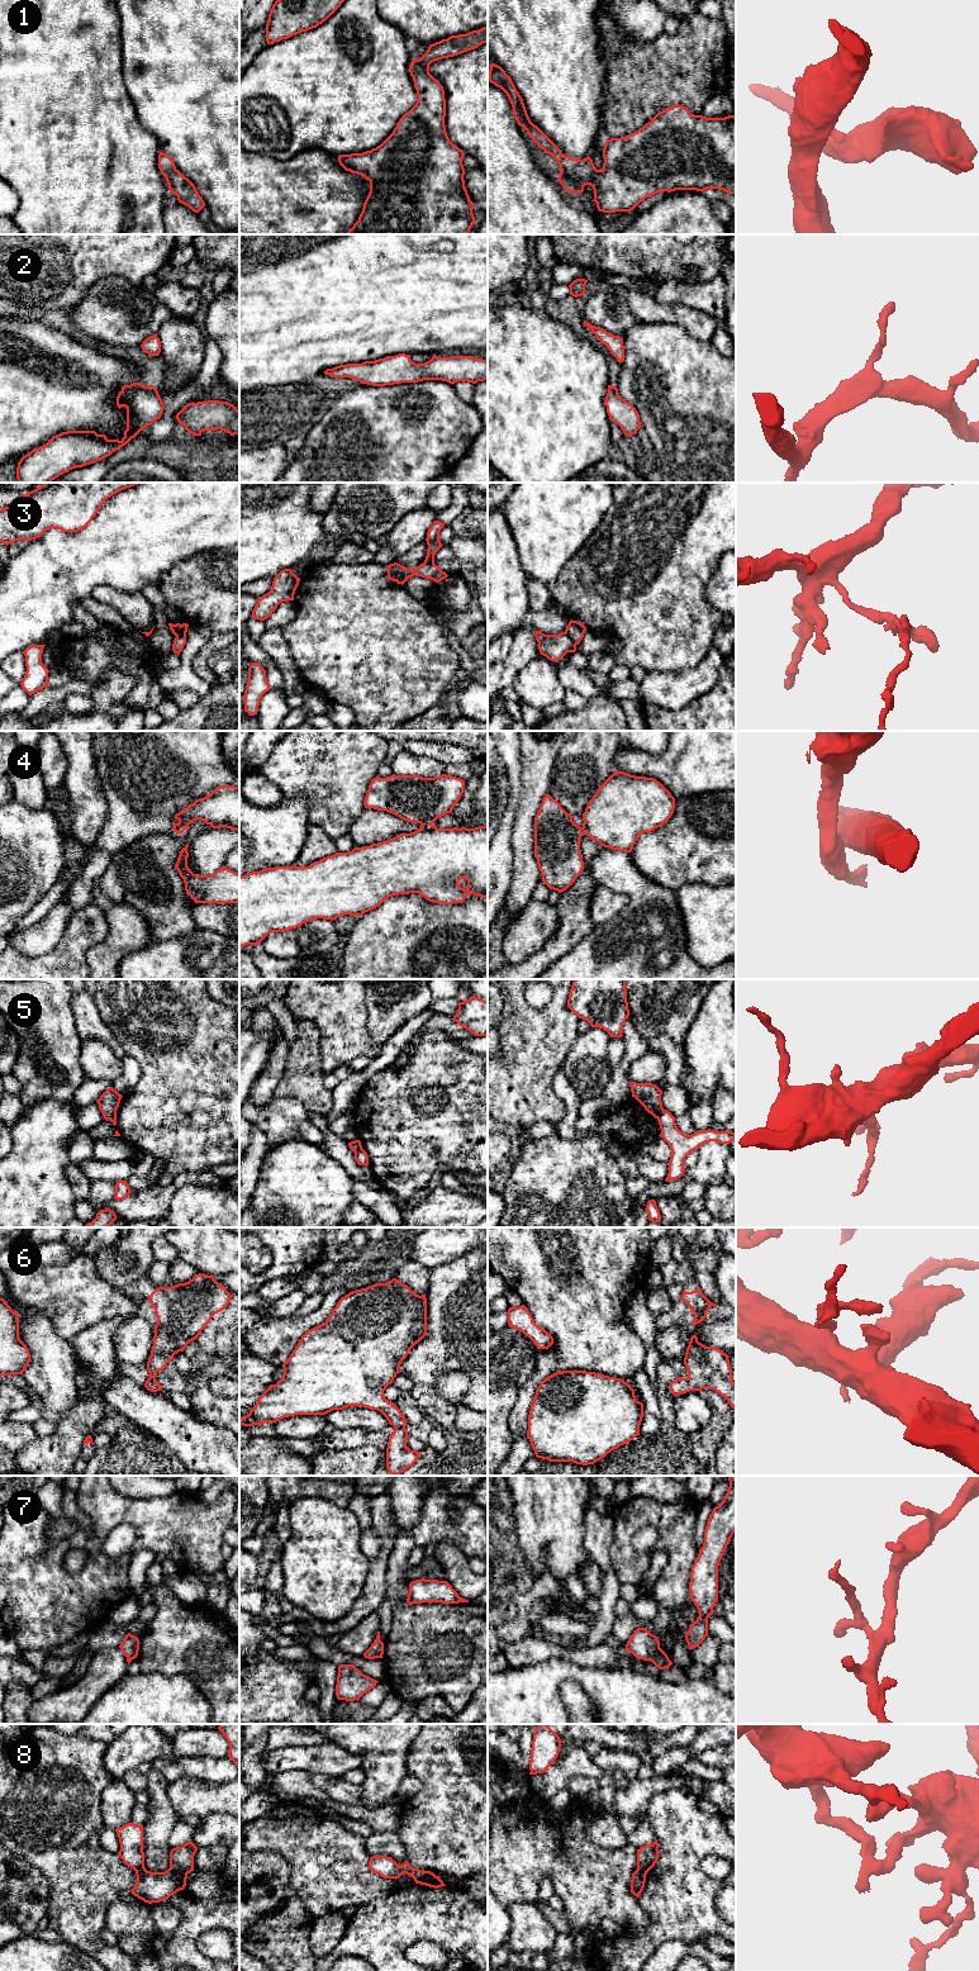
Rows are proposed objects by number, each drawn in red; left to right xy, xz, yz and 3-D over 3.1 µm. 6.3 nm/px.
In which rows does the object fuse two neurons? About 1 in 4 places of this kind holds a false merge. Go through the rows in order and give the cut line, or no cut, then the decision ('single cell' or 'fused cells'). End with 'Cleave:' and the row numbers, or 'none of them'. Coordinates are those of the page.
1: no cut; single cell
2: no cut; single cell
3: cut in yz along (565, 631), (576, 644); fused cells
4: cut in xz along (431, 823), (422, 826); fused cells
5: cut in yz along (663, 1109), (656, 1117); fused cells
6: no cut; single cell
7: cut in yz along (660, 1648), (650, 1660); fused cells
8: cut in xy along (170, 1867), (186, 1874); fused cells
Cleave: 3, 4, 5, 7, 8

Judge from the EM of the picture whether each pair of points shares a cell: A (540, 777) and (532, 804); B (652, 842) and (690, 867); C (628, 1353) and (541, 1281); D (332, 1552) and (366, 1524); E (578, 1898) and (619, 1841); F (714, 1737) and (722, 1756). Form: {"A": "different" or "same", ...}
{"A": "same", "B": "same", "C": "same", "D": "different", "E": "different", "F": "different"}

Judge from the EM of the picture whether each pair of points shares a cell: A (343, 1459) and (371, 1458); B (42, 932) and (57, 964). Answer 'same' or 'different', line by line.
A: same
B: different

